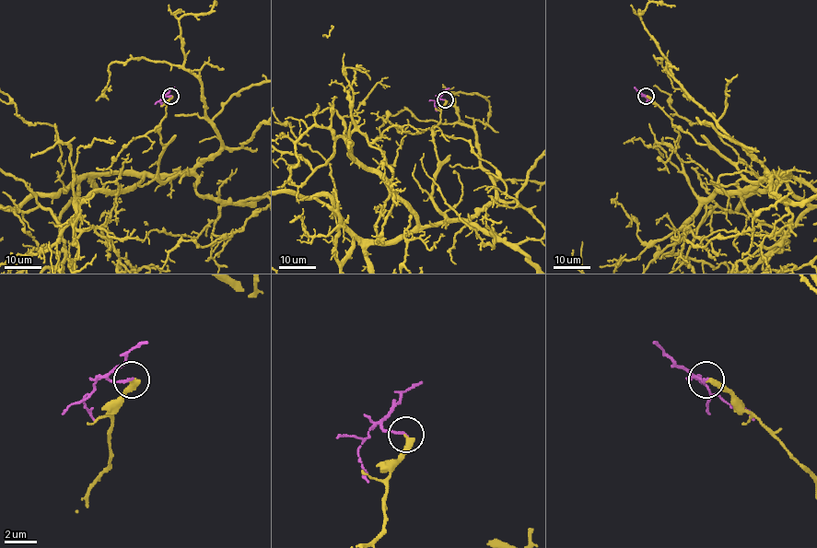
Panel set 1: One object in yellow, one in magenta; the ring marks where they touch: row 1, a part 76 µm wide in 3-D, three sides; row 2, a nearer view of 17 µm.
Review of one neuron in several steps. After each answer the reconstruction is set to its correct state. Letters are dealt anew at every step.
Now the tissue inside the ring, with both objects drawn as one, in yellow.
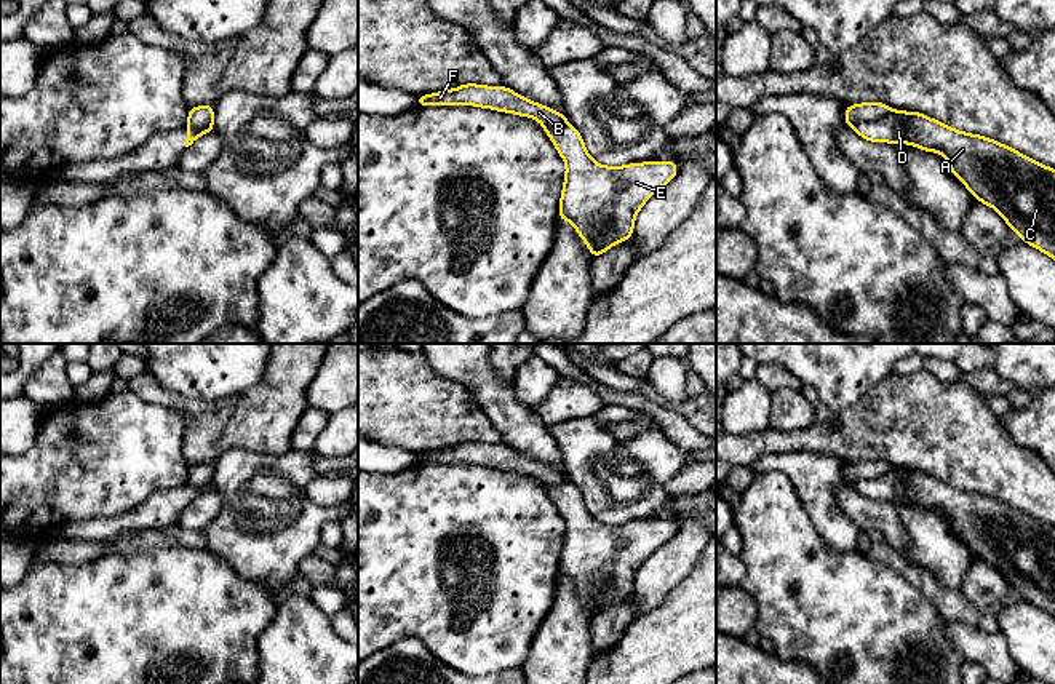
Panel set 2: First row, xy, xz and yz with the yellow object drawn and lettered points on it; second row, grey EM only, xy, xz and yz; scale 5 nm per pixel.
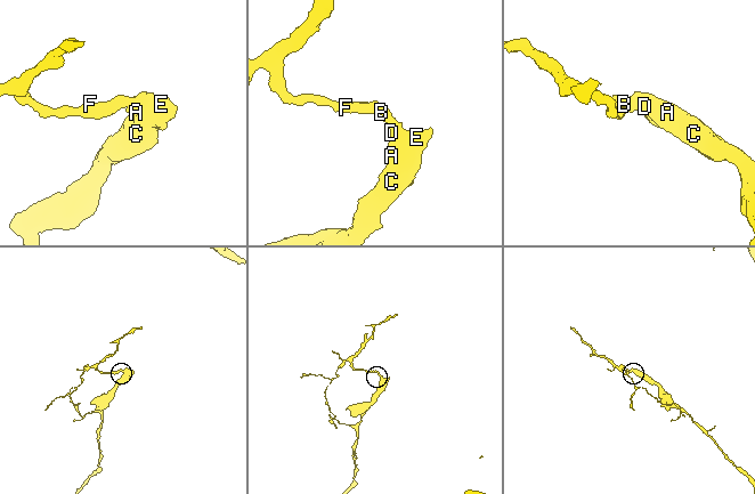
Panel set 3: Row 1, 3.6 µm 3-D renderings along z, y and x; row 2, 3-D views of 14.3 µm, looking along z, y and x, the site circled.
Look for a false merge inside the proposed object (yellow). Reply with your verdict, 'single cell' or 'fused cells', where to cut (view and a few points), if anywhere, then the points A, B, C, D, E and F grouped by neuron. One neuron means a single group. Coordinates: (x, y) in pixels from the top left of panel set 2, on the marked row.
fused cells | yz (892, 111), (879, 119), (862, 120), (854, 128) | A C D E / B F

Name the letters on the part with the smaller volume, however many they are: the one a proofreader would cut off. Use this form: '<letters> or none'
B, F

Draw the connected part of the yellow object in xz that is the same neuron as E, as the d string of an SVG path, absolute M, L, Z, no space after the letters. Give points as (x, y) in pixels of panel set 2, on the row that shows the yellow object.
M567 123L559 128L543 126L543 131L566 163L558 219L569 221L575 227L577 235L587 243L593 259L611 246L633 237L638 211L649 197L671 182L678 173L676 160L603 166L590 157L580 133L572 125Z

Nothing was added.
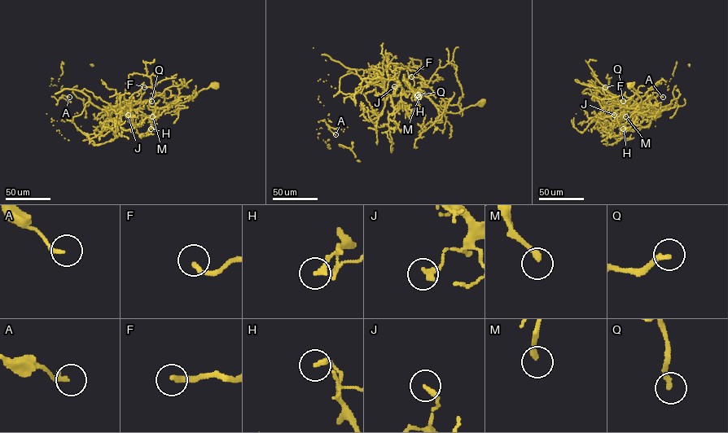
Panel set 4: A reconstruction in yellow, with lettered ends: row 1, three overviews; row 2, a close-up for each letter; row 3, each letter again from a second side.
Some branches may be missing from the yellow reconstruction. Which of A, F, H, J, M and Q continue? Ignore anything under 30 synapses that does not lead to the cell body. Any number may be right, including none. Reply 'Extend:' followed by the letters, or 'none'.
Extend: M

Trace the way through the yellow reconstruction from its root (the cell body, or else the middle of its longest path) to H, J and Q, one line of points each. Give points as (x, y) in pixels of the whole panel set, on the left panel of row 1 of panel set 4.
H: (216, 85), (163, 108), (151, 107), (147, 101), (124, 102), (145, 115), (151, 129)
J: (216, 85), (203, 89), (183, 102), (163, 108), (151, 107), (149, 102), (138, 101), (130, 107), (128, 115)
Q: (216, 85), (203, 89), (183, 102), (163, 108), (151, 107), (151, 101)

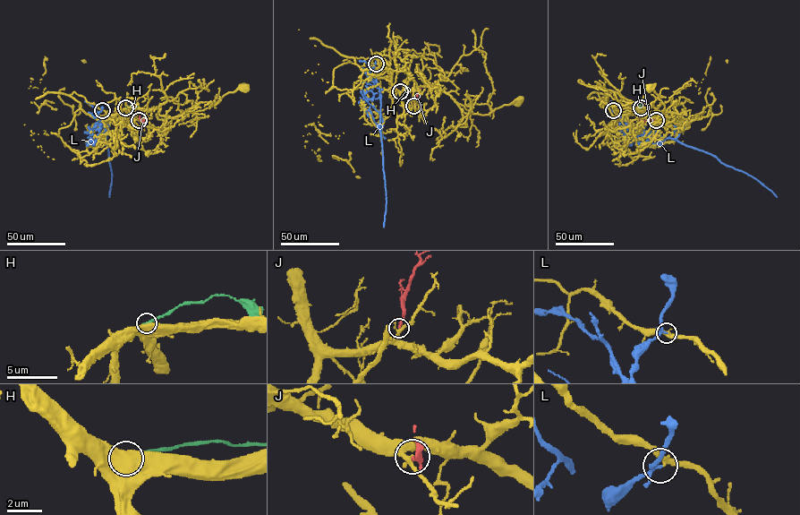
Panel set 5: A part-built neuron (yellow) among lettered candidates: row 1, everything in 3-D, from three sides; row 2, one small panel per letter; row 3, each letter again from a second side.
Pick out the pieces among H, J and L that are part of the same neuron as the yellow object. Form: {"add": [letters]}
{"add": ["J"]}

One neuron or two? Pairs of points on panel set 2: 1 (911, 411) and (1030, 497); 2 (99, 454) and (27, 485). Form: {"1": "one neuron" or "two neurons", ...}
{"1": "one neuron", "2": "one neuron"}

